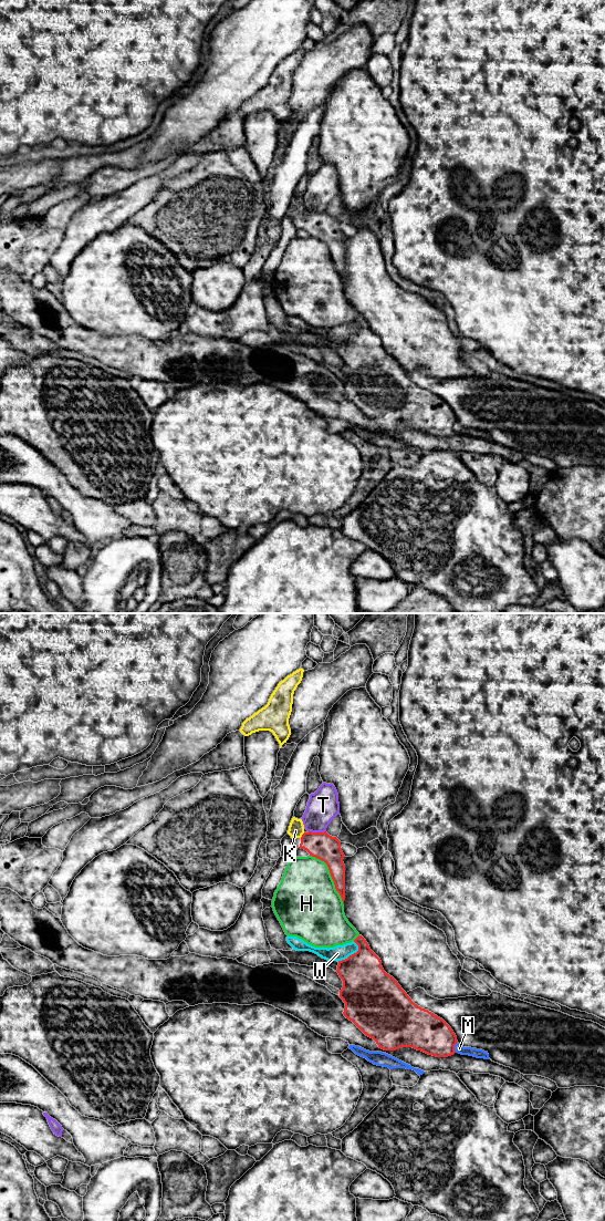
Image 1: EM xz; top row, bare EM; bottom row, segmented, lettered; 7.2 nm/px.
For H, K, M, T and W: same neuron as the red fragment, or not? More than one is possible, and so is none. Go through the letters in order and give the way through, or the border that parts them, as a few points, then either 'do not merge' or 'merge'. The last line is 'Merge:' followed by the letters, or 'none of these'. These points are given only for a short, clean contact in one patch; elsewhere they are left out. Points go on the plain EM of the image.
H: do not merge
K: way xz (322, 226), (310, 221), (302, 215), (295, 210); merge
M: do not merge
T: border xz (309, 210), (325, 211); do not merge
W: border xz (358, 326), (355, 332), (337, 341); do not merge
Merge: K

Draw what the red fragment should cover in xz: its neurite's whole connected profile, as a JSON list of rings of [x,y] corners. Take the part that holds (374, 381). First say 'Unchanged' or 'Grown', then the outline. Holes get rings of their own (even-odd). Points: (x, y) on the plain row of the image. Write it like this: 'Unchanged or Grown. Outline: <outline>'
Unchanged. Outline: [[[362,315],[354,322],[358,325],[358,331],[338,341],[336,350],[343,361],[340,377],[345,383],[344,396],[384,431],[413,427],[436,437],[453,435],[458,421],[451,407],[442,399],[411,381],[398,362],[384,351],[380,339]]]

